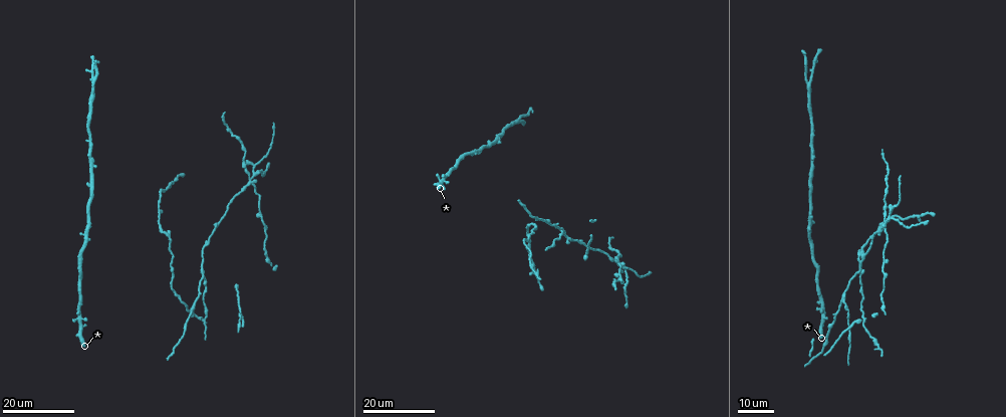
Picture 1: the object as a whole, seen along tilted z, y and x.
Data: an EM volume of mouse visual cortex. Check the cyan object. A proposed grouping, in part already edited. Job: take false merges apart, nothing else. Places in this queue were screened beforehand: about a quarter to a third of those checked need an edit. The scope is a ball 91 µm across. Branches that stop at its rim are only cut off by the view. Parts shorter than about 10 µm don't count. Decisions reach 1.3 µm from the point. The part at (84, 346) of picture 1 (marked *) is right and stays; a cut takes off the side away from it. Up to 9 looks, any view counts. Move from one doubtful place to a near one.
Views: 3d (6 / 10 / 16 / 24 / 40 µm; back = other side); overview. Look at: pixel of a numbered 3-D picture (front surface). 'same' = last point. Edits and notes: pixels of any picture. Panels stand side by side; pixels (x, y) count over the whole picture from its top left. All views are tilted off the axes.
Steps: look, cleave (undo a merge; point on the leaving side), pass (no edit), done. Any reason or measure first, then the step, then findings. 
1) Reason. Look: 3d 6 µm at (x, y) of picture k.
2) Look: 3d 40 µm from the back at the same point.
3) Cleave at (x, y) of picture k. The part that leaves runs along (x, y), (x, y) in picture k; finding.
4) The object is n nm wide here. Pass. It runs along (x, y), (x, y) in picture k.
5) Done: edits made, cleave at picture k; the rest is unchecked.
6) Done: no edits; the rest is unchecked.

Side arm on a straight run. Look: 3d 16 µm at (160, 210) of picture 1.

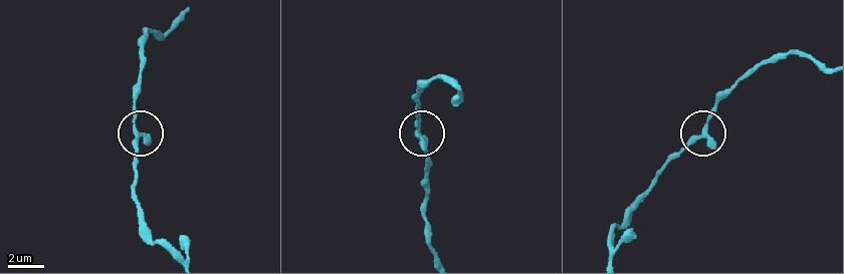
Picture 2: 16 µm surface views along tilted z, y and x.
Look: 3d 6 µm at (136, 126) of picture 2.

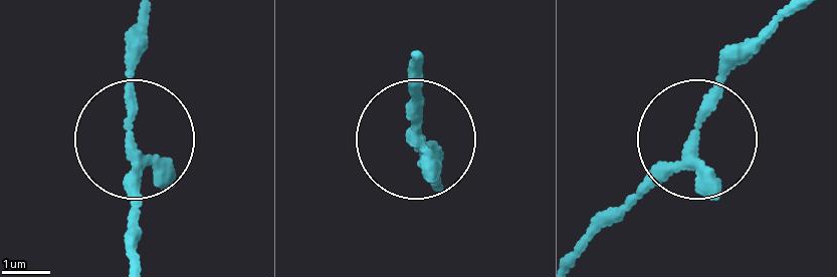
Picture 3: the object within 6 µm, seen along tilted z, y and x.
Look: 3d 6 µm from the back at (131, 133) of picture 3.

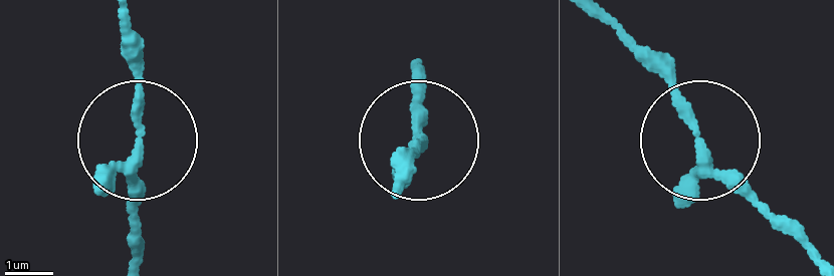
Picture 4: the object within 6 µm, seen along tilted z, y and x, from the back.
Pass. One cell here.

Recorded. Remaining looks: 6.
Side arm on a straight run. Look: 3d 24 µm at (583, 241) of picture 1.

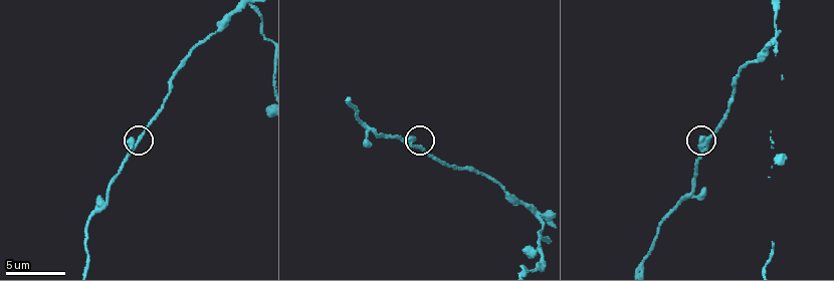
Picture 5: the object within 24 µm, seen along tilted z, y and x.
Look: 3d 10 µm at (418, 148) of picture 5.

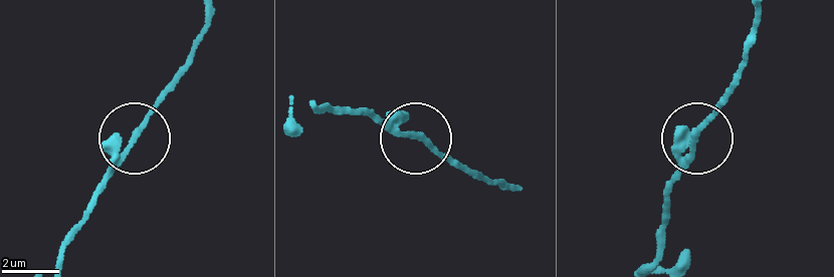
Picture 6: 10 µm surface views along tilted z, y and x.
Pass. It runs along (61, 257), (101, 176), (174, 89) in picture 6; all the same cell.

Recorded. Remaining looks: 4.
Look: 3d 16 µm at (201, 275) of picture 1.

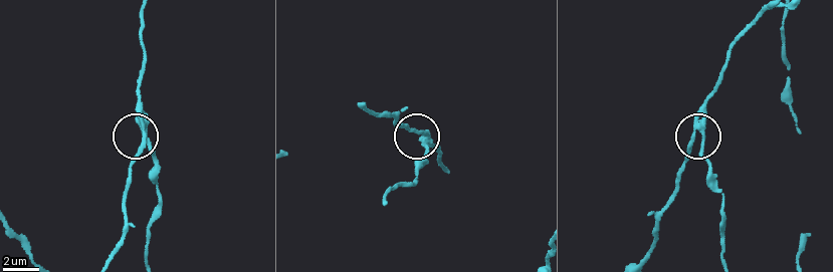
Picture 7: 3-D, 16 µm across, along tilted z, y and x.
Look: 3d 6 µm at (700, 127) of picture 7.

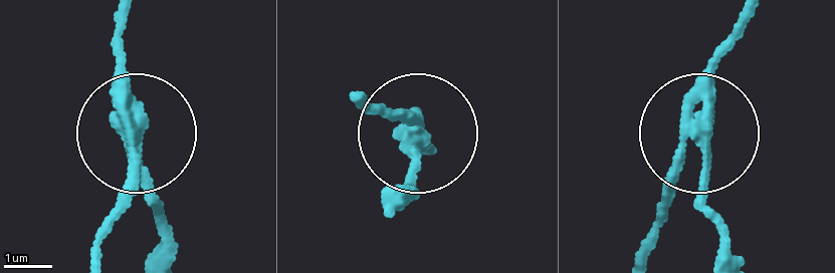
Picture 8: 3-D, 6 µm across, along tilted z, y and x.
The object is 270 nm wide here. Cleave at (159, 222) of picture 8. The part that leaves runs along (702, 171), (731, 253) in picture 8; a second cell is stuck on.

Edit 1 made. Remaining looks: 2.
Done: edits made, cleave at picture 8; the rest is unchecked.

